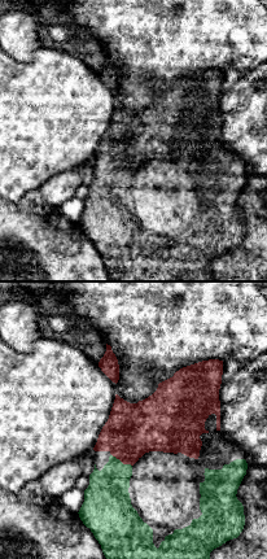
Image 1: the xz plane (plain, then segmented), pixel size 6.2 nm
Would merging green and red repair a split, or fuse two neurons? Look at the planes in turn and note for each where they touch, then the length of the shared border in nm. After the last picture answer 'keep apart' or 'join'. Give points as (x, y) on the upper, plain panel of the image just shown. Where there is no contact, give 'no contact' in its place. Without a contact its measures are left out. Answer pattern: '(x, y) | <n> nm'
(121, 171) | 150 nm

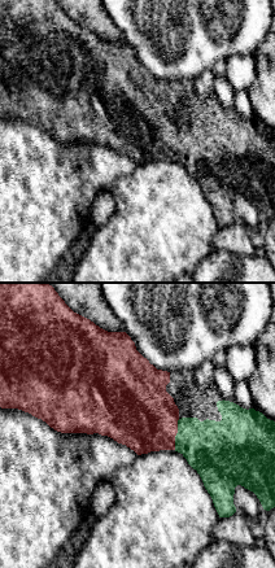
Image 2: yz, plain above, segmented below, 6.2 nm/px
(177, 144) | 190 nm

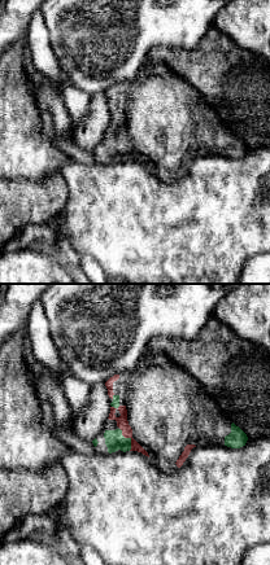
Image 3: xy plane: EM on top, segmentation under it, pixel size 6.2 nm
(129, 148) | 160 nm

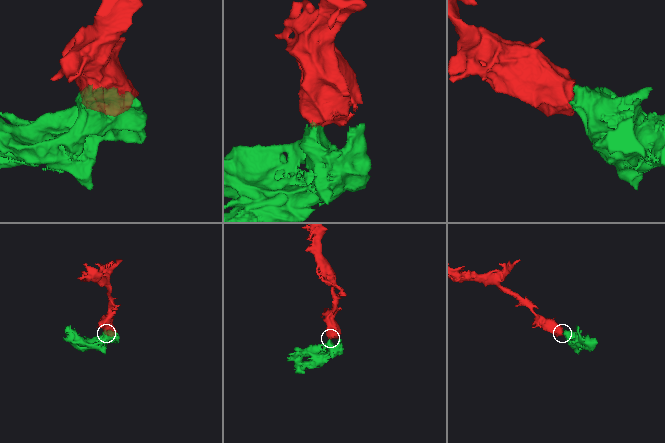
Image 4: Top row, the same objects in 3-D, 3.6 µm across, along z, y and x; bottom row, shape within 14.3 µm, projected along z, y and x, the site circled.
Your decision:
join

